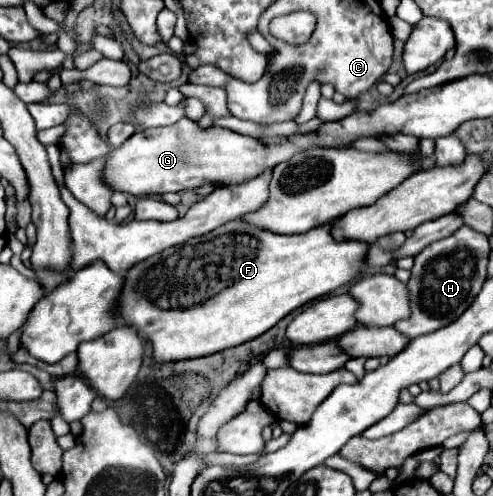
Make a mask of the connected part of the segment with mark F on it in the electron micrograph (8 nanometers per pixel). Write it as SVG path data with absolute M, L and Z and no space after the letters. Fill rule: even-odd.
M236 218L212 230L210 234L192 238L180 246L172 246L132 266L126 272L118 314L126 326L134 326L152 342L156 362L198 358L238 346L264 334L292 310L330 294L364 274L364 254L368 254L370 244L360 240L336 242L330 230L332 222L312 228L304 234L286 236L260 230L242 218Z

